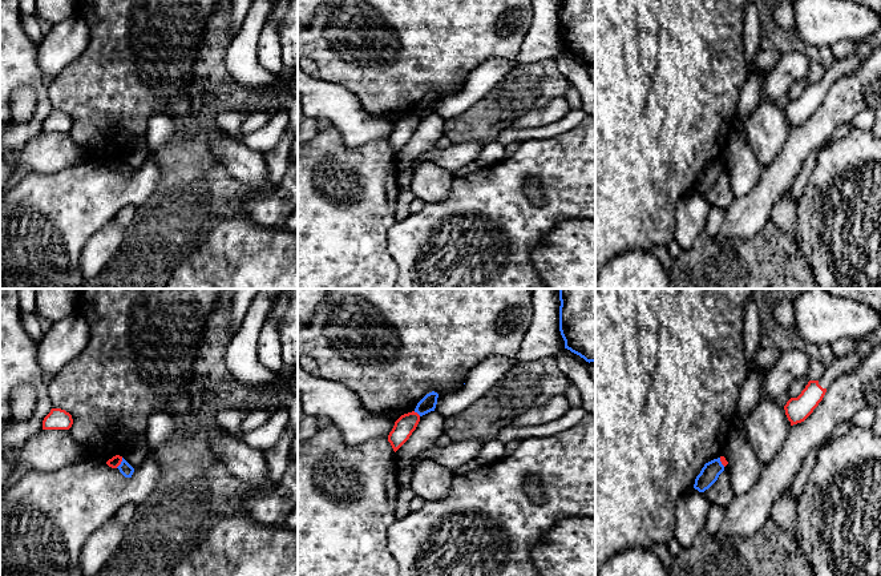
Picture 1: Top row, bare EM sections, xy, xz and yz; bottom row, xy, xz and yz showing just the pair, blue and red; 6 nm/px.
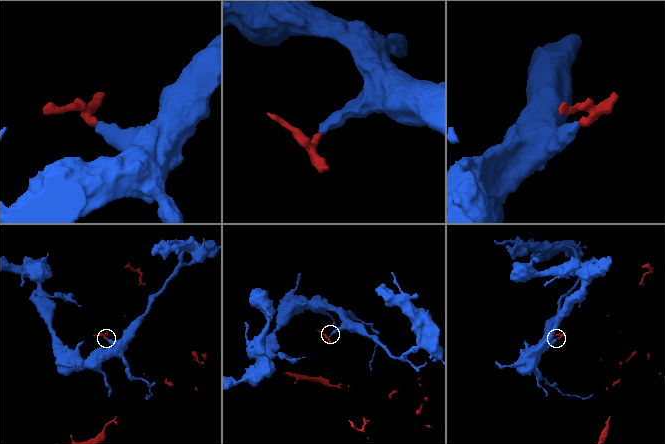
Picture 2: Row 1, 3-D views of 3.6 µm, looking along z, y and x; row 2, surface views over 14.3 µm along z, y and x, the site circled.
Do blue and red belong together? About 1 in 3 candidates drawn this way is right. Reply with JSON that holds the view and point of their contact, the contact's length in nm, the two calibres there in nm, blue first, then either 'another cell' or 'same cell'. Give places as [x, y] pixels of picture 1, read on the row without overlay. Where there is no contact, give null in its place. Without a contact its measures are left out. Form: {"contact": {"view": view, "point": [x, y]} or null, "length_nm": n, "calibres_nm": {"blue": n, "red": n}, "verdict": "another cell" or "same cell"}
{"contact": {"view": "xy", "point": [121, 165]}, "length_nm": 80, "calibres_nm": {"blue": 80, "red": 70}, "verdict": "another cell"}

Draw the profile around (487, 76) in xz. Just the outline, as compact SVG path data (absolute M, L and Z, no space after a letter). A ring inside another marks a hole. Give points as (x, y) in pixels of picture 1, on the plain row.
M486 60L469 73L460 92L439 98L435 112L444 120L462 114L494 89L514 67L512 60Z

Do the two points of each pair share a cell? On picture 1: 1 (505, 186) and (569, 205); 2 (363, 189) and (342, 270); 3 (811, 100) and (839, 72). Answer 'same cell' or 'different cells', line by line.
1: same cell
2: same cell
3: same cell

